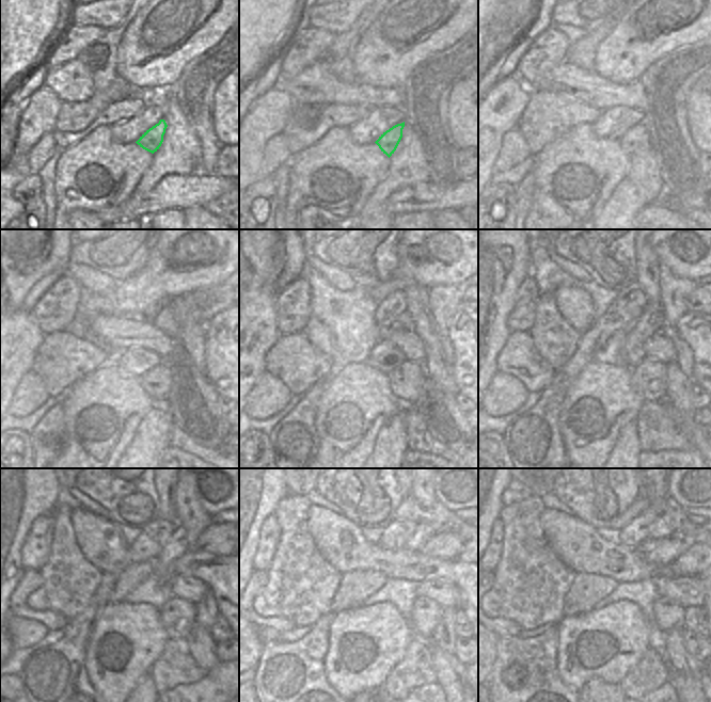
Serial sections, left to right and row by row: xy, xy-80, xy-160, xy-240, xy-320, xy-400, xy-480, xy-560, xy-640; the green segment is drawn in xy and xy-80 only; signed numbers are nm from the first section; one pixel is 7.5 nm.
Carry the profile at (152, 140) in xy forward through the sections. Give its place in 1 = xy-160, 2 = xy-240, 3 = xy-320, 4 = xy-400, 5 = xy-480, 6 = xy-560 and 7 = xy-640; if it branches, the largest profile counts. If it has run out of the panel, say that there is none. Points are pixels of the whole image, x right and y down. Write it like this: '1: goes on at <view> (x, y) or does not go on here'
1: goes on at xy-160 (637, 138)
2: goes on at xy-240 (167, 375)
3: goes on at xy-320 (405, 381)
4: goes on at xy-400 (649, 378)
5: goes on at xy-480 (177, 616)
6: goes on at xy-560 (426, 613)
7: goes on at xy-640 (669, 615)

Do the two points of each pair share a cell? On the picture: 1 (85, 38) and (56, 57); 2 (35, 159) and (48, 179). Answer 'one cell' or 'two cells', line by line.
1: one cell
2: two cells

